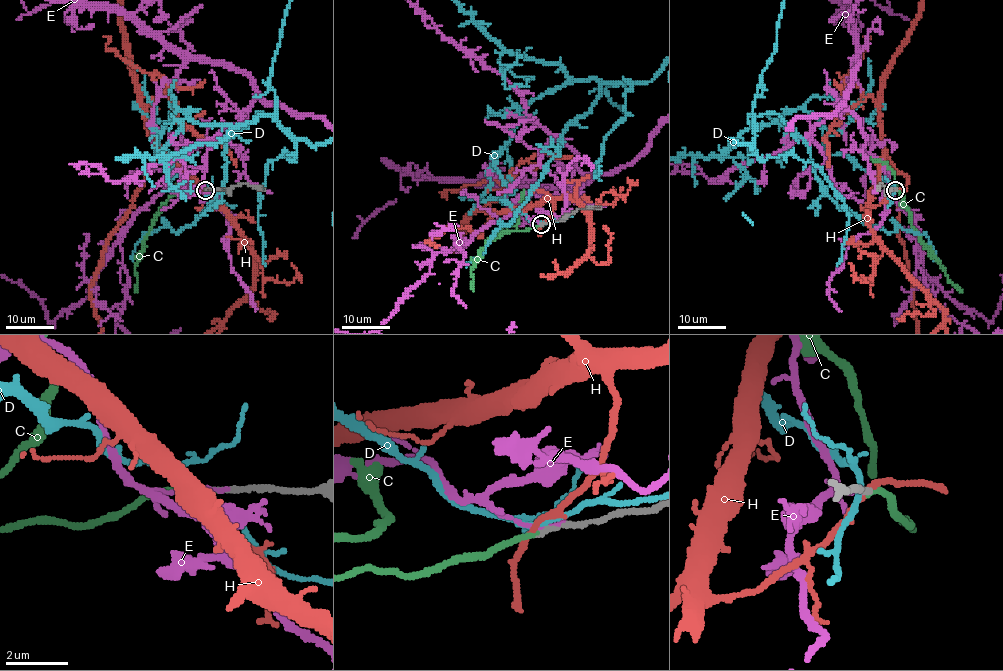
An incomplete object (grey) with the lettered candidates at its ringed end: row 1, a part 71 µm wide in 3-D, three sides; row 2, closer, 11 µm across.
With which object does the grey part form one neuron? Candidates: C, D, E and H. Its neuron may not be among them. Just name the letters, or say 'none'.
C

